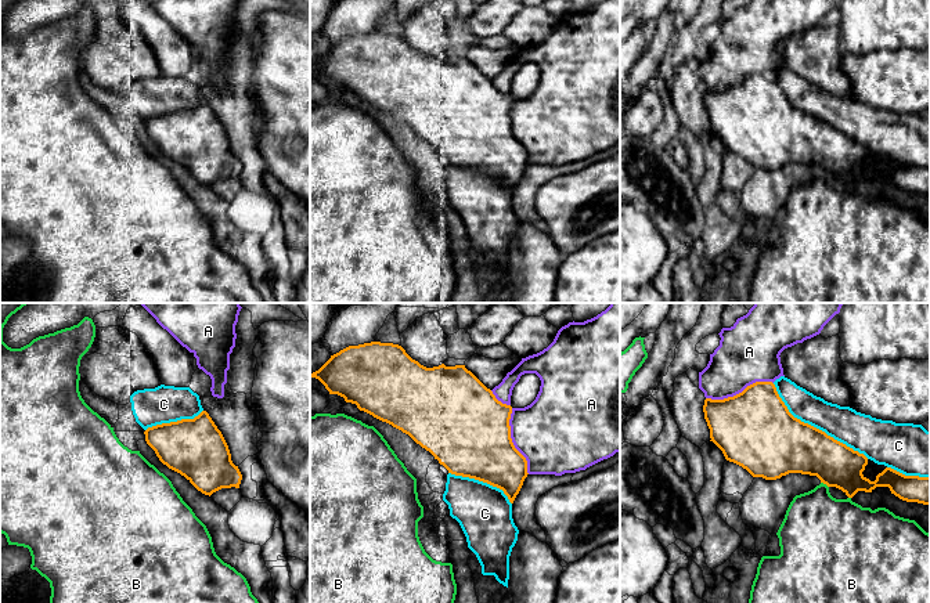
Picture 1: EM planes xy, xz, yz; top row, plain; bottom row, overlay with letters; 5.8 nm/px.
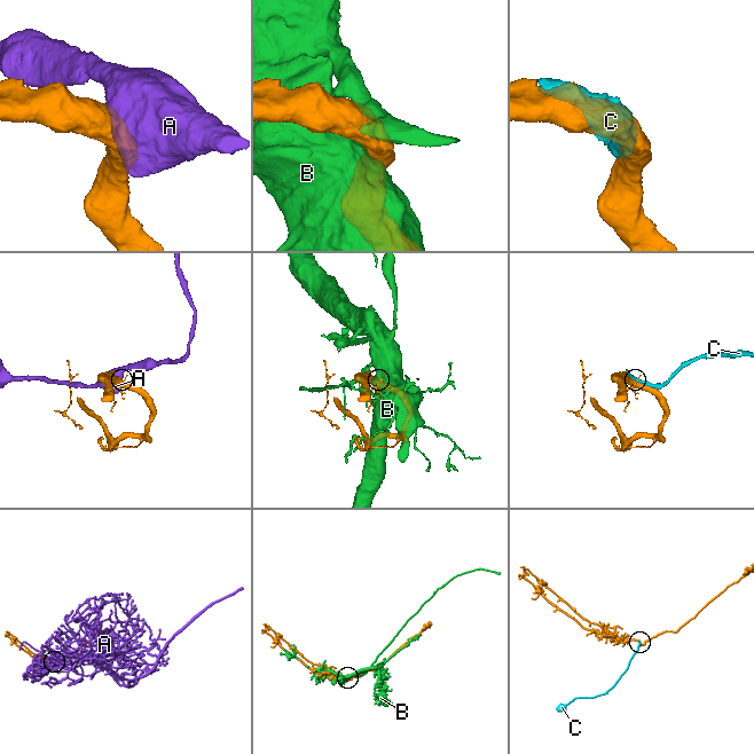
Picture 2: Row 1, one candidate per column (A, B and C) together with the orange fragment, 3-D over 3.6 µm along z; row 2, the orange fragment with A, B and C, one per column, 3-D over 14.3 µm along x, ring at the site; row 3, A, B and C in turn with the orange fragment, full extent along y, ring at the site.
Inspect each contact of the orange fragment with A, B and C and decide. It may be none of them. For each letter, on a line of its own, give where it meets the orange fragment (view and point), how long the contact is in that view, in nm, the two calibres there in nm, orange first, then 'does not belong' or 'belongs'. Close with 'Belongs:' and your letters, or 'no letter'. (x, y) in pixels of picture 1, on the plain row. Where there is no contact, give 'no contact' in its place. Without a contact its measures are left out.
A: meets orange in yz at (739, 83); contact 400 nm long; 460 nm thick on the orange side, 360 nm on the other; does not belong
B: meets orange in yz at (825, 173); contact 60 nm long; 280 nm thick on the orange side, 380 nm on the other; does not belong
C: meets orange in yz at (815, 118); contact 700 nm long; 380 nm thick on the orange side, 220 nm on the other; belongs
Belongs: C

